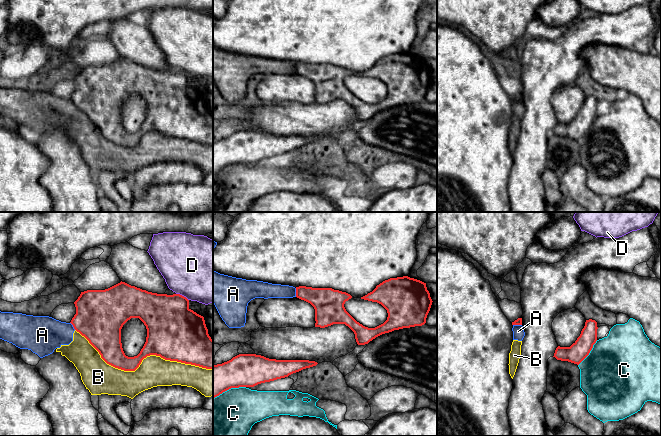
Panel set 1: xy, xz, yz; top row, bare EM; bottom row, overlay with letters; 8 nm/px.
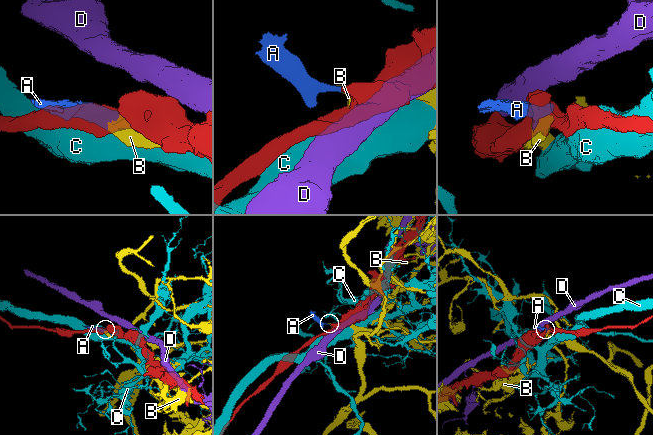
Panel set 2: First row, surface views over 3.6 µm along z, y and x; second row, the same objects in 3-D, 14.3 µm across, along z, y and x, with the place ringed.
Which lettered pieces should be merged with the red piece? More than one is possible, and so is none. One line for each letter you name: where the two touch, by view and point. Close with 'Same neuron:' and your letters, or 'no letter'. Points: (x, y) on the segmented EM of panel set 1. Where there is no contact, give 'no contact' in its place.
Same neuron: no letter

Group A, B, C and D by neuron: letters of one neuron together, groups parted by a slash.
A B / C / D

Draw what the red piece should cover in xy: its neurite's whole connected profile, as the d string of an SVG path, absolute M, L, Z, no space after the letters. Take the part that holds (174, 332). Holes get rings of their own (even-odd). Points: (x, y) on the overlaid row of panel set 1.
M120 282L105 290L87 290L81 292L74 302L76 314L71 320L74 329L84 336L109 365L124 370L135 371L142 360L150 355L165 360L177 361L213 370L213 340L208 334L204 317L189 308L189 300L180 294L157 294ZM131 318L139 318L147 329L146 342L140 353L134 357L125 355L121 343L121 329Z

